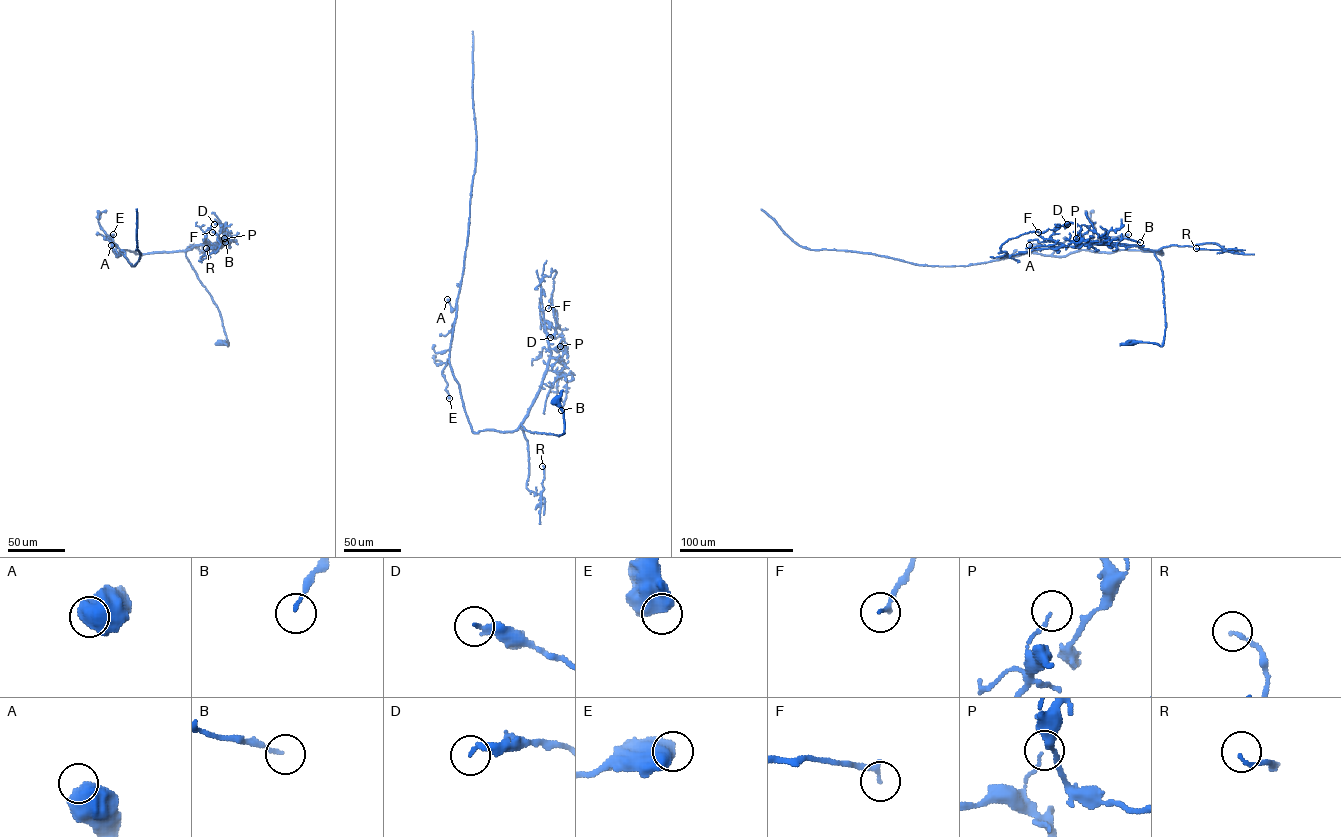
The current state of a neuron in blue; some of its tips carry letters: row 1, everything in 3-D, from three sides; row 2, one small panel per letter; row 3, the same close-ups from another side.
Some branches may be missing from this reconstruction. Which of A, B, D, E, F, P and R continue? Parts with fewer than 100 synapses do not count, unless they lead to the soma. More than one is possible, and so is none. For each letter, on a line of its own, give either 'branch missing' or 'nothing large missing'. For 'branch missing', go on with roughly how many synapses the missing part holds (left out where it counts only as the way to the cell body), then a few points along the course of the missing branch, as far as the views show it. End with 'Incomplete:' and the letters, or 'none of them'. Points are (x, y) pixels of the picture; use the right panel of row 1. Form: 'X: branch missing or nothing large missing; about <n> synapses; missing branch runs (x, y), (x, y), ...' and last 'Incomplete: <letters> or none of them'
A: nothing large missing
B: nothing large missing
D: nothing large missing
E: nothing large missing
F: nothing large missing
P: nothing large missing
R: nothing large missing
Incomplete: none of them

